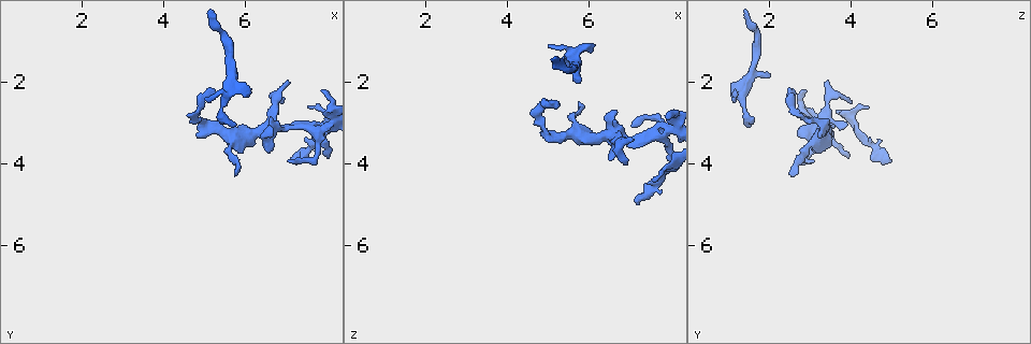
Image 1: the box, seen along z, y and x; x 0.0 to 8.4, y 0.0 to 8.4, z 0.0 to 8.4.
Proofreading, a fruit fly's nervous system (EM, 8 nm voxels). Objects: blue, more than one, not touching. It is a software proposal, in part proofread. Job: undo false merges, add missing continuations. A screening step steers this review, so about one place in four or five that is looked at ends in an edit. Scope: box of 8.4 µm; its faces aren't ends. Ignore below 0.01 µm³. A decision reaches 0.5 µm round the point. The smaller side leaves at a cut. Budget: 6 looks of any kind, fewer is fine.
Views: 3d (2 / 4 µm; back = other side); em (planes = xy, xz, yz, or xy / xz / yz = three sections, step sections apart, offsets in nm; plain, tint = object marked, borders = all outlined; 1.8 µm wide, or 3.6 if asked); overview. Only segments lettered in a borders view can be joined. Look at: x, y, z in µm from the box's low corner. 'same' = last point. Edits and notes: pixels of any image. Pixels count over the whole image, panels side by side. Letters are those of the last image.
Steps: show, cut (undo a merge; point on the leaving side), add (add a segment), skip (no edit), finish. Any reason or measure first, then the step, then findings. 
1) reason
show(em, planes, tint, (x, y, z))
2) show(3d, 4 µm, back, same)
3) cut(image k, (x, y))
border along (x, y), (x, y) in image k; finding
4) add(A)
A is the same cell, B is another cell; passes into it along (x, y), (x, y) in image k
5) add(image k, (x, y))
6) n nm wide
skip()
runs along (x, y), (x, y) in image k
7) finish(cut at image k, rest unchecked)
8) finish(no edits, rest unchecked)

free end
show(3d, 2 µm, (7.15, 3.95, 4.90))

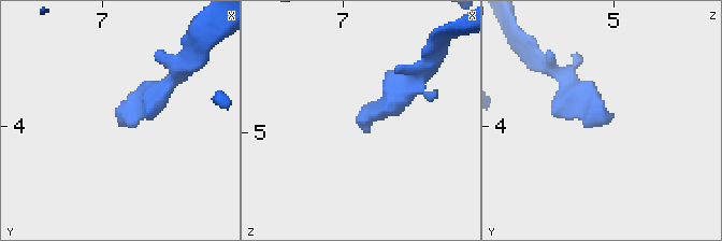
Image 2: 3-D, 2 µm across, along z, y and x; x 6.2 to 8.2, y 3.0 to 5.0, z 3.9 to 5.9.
shape alone is not enough
show(em, planes, borders, (7.14, 3.96, 4.92))

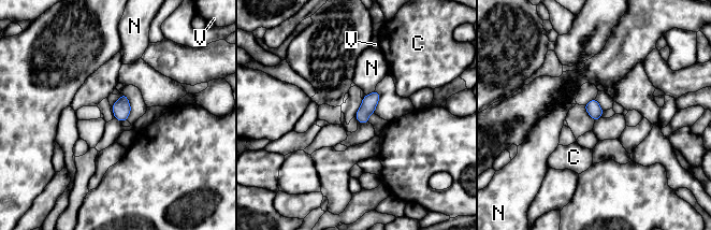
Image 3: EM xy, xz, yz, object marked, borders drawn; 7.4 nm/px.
skip()
C, N and V are other cells; border along (374, 90), (365, 95) in image 3; none of them fits

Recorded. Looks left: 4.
three-way junction
show(3d, 4 µm, (6.50, 3.20, 3.30))

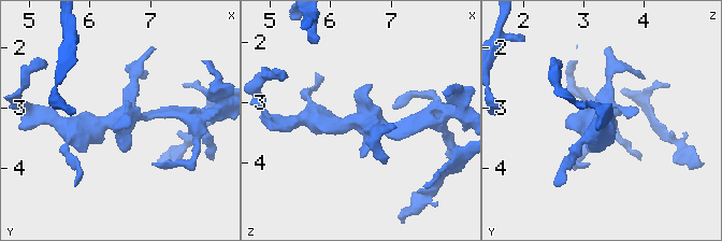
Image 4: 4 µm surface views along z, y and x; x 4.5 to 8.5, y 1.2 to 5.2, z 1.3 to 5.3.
need the tissue
show(em, planes, borders, (6.55, 3.20, 3.30))

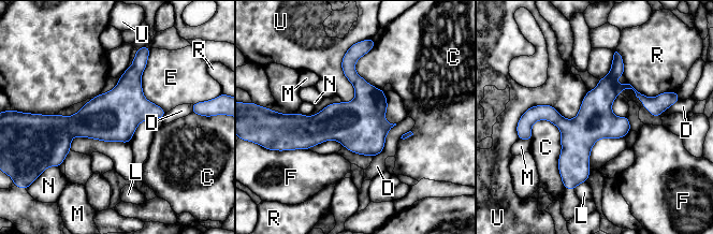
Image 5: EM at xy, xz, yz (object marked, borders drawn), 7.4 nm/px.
280 nm wide
skip()
C, D, E, F, L, M, N, R and U are other cells; border along (587, 91), (570, 119), (522, 115) in image 5; one neuron here

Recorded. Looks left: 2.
finish(no edits, rest unchecked)

